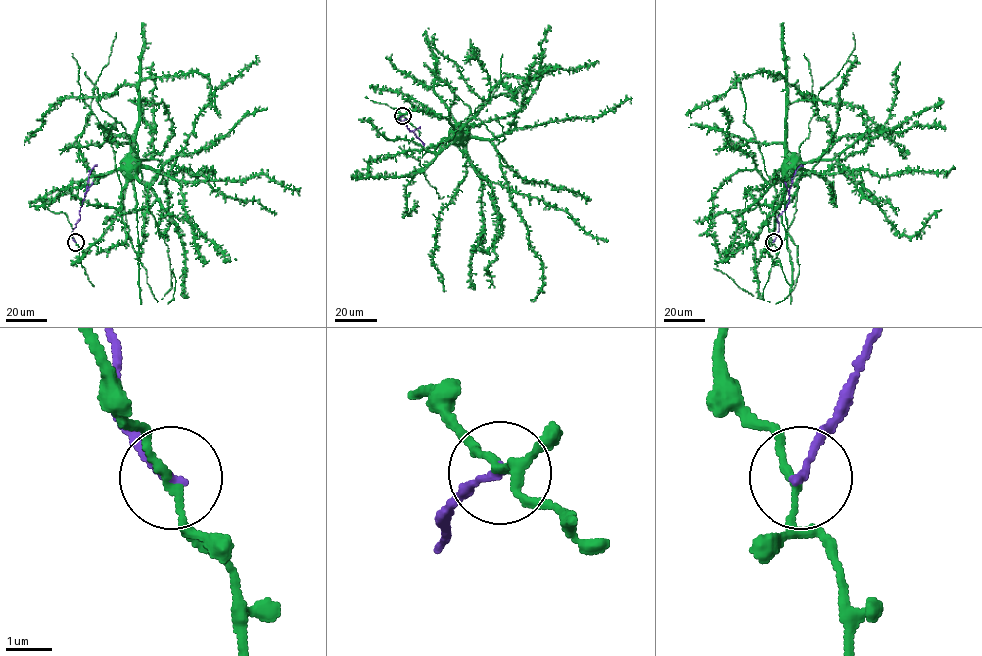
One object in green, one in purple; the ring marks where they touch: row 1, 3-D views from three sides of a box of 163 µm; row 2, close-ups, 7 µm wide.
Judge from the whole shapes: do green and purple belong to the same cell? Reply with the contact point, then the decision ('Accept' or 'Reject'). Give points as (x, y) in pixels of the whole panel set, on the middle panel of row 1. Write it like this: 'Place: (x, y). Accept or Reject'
Place: (402, 116). Reject

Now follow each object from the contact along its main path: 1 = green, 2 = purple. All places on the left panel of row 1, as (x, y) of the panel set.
1: (75, 242), (77, 255), (80, 257), (100, 237), (120, 206), (129, 166)
2: (75, 242), (72, 232), (80, 218), (88, 175), (97, 165)

